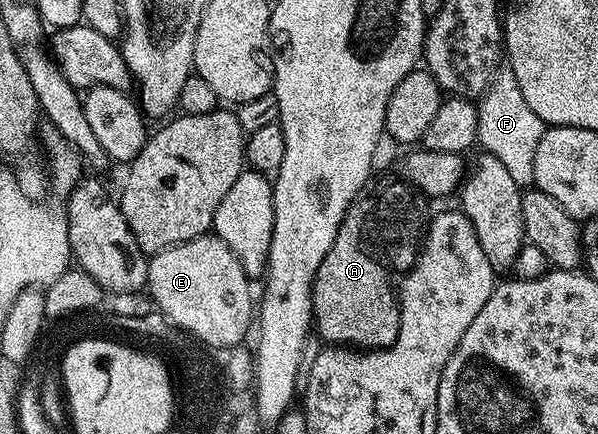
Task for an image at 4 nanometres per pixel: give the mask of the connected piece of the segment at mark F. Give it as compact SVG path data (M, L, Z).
M508 68L498 69L485 93L477 102L479 128L477 129L477 146L484 153L495 156L495 160L503 163L507 173L515 179L515 184L523 188L534 185L535 152L539 149L539 140L543 140L547 123L523 100L523 91L519 89L519 80L515 80L515 72Z

